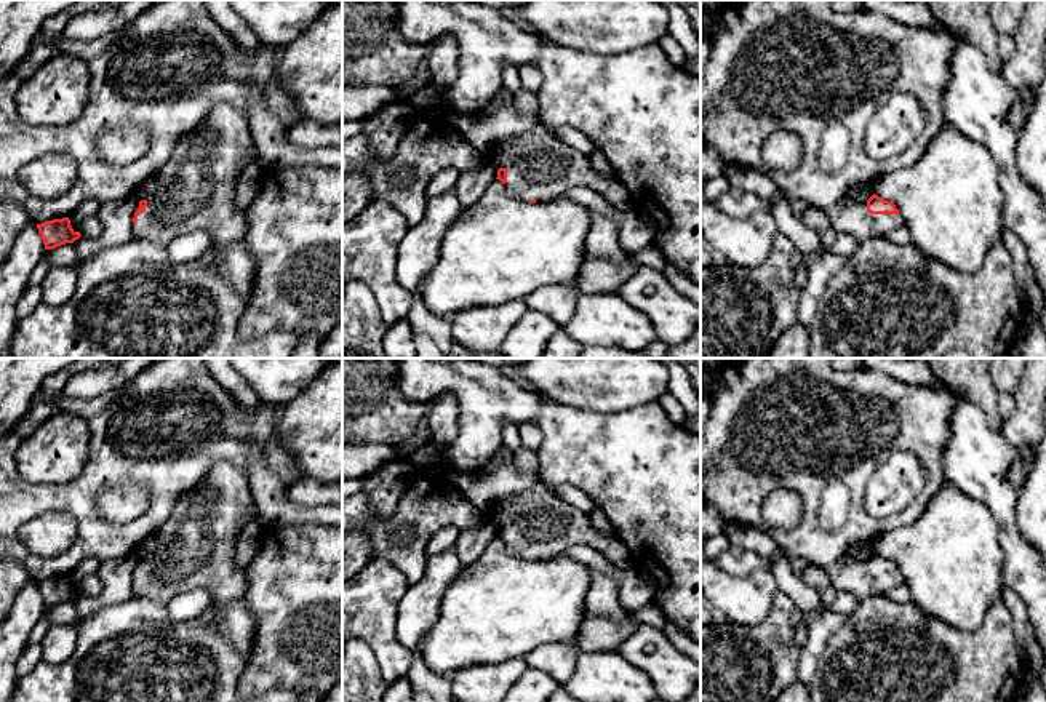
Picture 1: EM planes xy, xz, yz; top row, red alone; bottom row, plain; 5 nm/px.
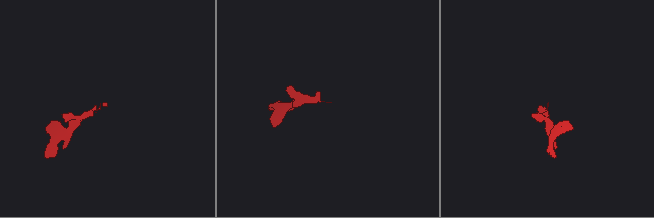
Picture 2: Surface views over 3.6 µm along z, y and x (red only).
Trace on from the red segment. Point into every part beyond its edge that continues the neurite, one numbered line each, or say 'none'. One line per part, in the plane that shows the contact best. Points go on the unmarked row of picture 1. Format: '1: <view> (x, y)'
1: yz (850, 573)

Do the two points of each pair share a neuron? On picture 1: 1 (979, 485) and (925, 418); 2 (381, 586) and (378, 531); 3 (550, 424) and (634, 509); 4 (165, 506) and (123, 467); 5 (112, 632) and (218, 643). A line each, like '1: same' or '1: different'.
1: different
2: different
3: same
4: same
5: same

